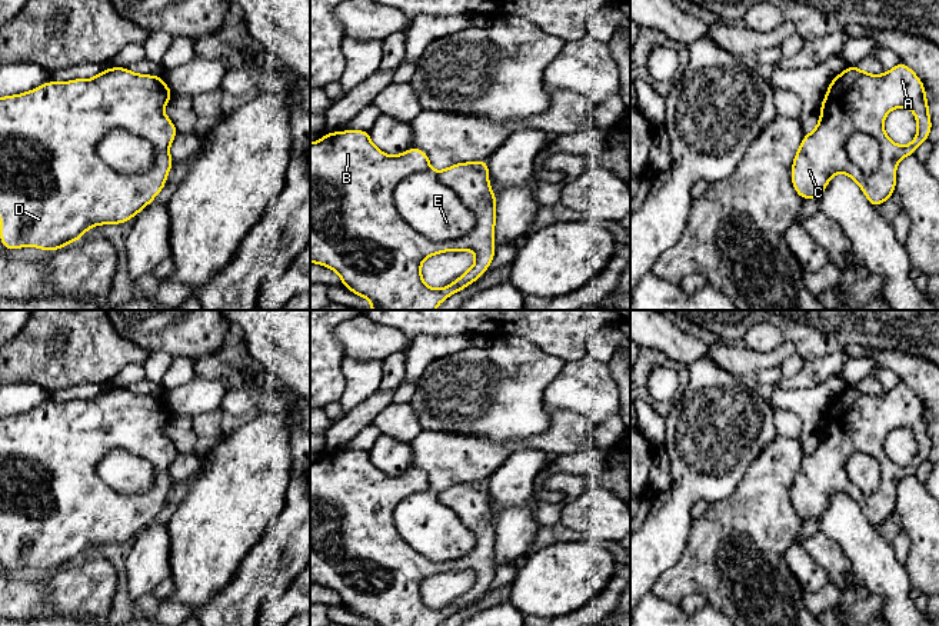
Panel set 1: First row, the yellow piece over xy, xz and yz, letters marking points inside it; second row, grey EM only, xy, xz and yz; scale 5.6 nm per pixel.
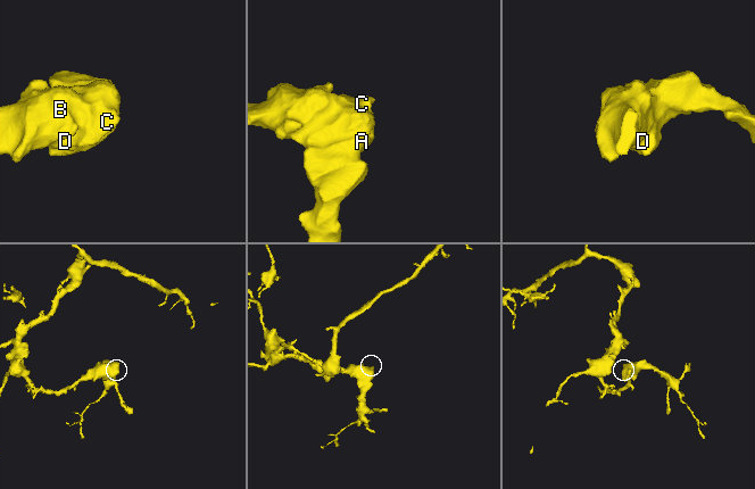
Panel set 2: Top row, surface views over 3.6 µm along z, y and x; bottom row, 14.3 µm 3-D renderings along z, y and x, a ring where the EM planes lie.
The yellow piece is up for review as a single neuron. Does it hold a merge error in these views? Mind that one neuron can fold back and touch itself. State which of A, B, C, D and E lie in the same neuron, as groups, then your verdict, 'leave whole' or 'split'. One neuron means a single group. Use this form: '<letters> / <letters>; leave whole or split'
A B C D / E; split

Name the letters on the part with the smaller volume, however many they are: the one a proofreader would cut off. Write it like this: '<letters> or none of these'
E

